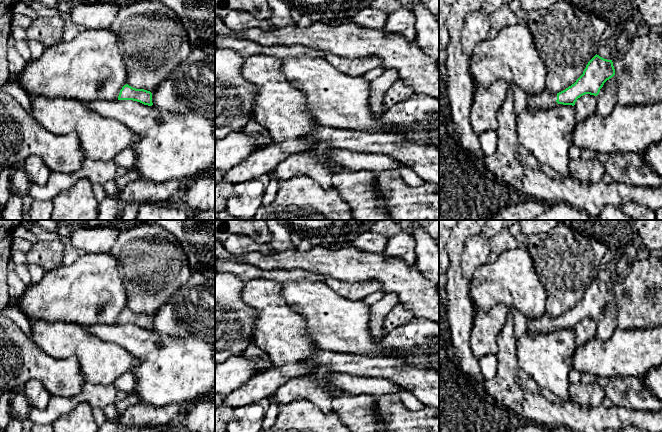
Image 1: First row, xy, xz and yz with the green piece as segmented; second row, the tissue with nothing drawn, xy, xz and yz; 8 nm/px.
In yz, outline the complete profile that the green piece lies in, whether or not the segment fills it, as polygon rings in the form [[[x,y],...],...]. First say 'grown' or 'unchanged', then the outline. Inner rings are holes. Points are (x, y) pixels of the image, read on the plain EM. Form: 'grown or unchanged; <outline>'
grown; [[[649,257],[634,262],[630,272],[620,282],[607,284],[595,279],[586,289],[583,298],[574,308],[557,317],[555,325],[548,316],[527,320],[527,331],[552,332],[559,328],[575,329],[578,322],[585,318],[597,320],[604,307],[612,303],[616,308],[616,324],[622,330],[646,330],[662,327],[662,262]]]

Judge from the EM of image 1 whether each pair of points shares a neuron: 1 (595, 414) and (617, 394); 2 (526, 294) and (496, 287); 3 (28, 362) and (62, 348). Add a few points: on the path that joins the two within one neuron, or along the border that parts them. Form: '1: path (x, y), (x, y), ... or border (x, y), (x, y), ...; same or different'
1: border (613, 404), (636, 410); different
2: path (519, 288), (503, 287); same
3: border (32, 340), (51, 356), (70, 358); different

